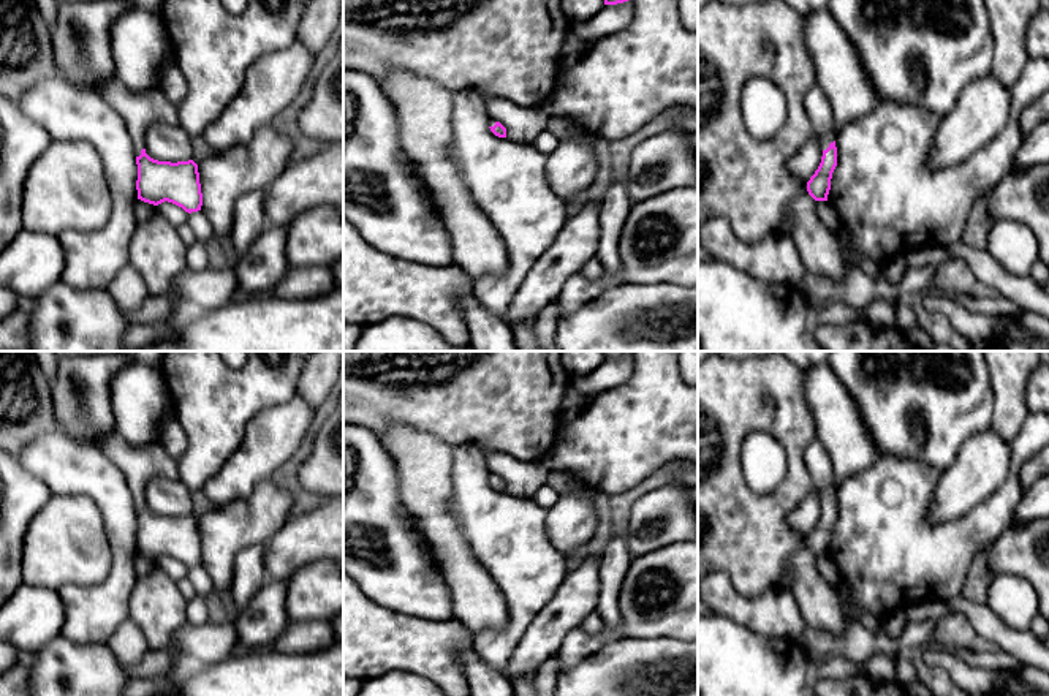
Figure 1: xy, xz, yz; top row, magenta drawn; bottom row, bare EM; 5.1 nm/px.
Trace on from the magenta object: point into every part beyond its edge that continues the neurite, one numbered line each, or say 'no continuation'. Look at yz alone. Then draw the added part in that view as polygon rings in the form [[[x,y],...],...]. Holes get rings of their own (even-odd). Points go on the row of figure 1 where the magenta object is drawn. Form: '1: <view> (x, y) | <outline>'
1: yz (817, 105) | [[[818,84],[805,95],[804,106],[813,122],[813,133],[820,139],[821,150],[826,150],[835,141],[834,114],[826,93]]]

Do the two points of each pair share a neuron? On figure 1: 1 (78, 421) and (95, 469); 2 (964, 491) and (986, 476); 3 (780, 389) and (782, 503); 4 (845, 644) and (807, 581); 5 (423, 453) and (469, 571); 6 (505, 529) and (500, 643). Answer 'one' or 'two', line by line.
1: two
2: one
3: one
4: two
5: one
6: one

